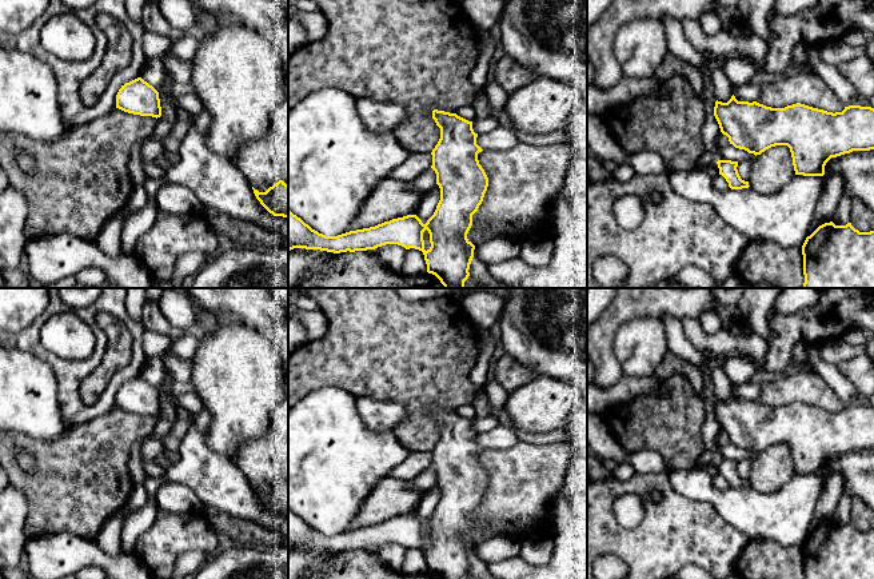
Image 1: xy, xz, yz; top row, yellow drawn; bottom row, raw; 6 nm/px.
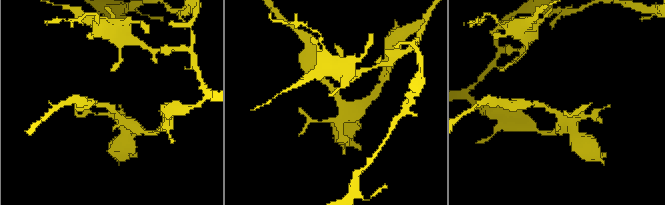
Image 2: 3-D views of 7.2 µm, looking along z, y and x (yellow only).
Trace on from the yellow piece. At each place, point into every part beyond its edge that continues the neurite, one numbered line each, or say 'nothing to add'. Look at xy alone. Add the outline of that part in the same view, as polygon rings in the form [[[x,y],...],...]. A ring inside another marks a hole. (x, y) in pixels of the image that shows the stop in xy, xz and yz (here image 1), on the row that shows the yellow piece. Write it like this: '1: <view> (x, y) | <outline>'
nothing to add

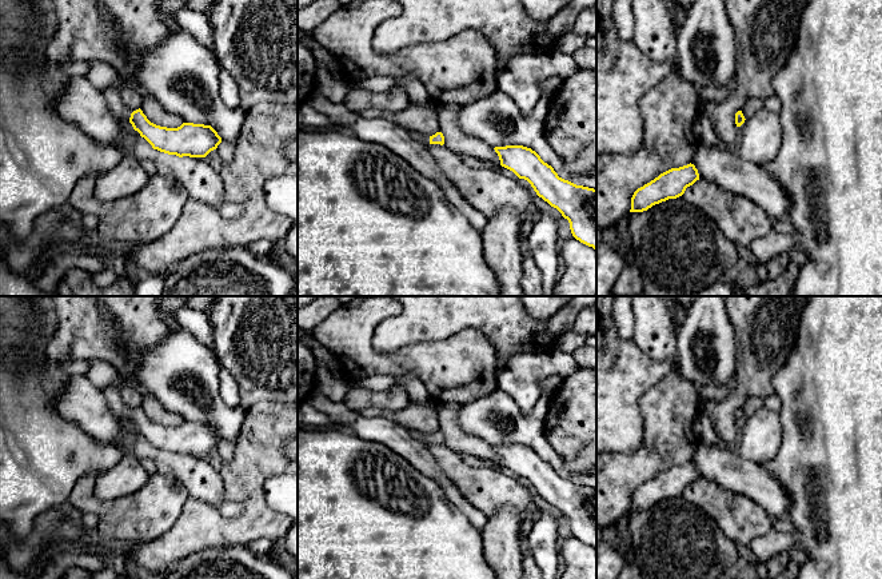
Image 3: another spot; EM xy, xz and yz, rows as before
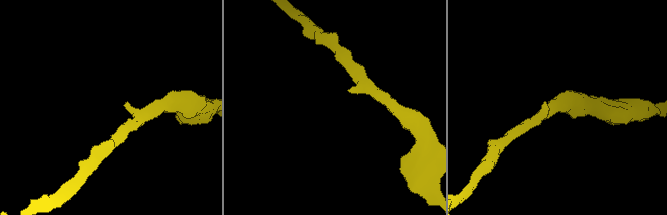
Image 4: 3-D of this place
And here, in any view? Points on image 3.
1: xy (112, 95) | [[[109,87],[101,91],[112,115],[121,121],[127,121],[131,117],[131,109],[127,108],[120,97],[120,91],[117,87]]]

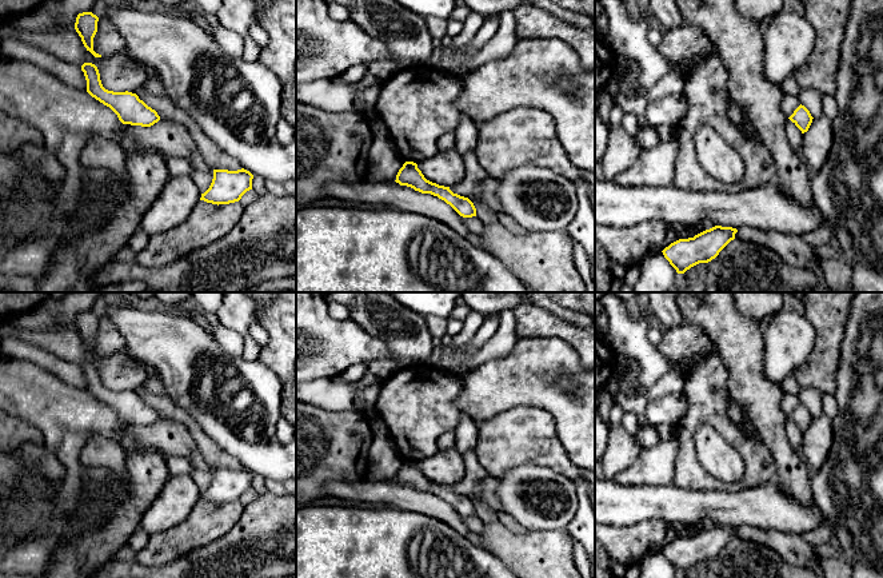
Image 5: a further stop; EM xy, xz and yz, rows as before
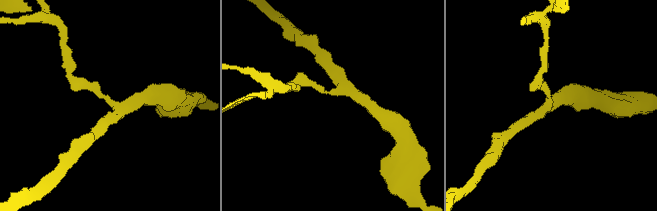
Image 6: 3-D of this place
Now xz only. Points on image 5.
nothing to add

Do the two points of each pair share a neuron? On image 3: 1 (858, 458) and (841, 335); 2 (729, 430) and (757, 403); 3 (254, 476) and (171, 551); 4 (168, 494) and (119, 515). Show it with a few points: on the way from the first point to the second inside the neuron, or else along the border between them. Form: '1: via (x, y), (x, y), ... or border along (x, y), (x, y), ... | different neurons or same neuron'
1: via (858, 427), (858, 366) | same neuron
2: border along (761, 396), (749, 396), (739, 408) | different neurons
3: via (252, 504), (252, 510), (232, 530), (199, 530) | same neuron
4: via (156, 506), (146, 515), (131, 515) | same neuron

